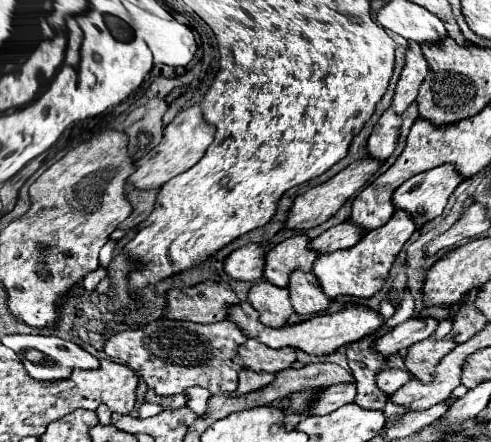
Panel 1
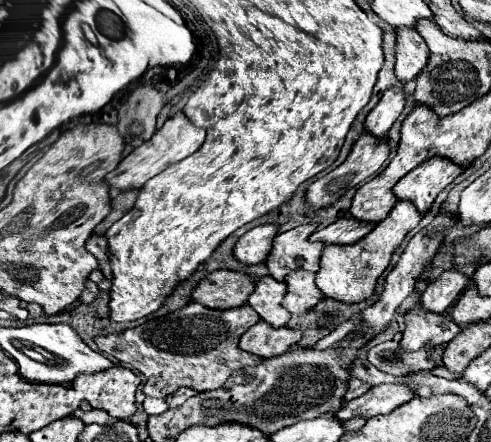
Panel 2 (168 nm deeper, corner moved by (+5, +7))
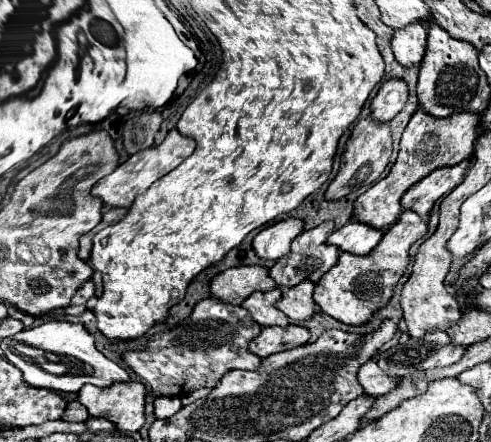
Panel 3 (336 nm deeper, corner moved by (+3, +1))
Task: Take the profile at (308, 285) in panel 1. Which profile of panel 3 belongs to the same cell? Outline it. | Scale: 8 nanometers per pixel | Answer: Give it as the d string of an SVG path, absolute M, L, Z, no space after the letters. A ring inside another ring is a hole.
M304 280L298 286L284 288L282 298L276 302L276 306L290 320L304 322L304 320L310 320L318 312L318 306L312 300L312 294L314 294L314 284L310 280Z

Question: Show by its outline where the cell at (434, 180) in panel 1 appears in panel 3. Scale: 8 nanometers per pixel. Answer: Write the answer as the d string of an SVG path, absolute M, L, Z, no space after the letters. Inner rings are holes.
M464 160L460 164L448 166L448 168L438 168L432 174L428 174L424 180L416 182L402 198L402 208L414 210L422 218L430 214L432 206L436 204L438 198L446 196L448 192L454 190L456 184L462 182L466 170L470 166L470 160Z

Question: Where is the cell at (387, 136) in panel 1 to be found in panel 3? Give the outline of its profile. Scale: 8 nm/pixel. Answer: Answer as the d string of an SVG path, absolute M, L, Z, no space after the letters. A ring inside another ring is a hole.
M390 78L382 82L376 98L370 104L372 118L376 122L390 122L406 104L408 100L408 86L400 78Z

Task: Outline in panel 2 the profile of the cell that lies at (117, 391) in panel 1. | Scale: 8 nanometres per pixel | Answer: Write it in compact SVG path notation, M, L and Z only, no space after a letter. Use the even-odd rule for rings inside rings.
M112 366L108 372L76 376L72 388L92 404L92 408L106 410L114 418L128 418L136 412L134 392L140 378L124 366Z

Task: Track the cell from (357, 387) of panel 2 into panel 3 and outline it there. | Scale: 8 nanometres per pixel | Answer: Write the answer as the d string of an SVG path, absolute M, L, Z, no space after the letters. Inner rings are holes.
M374 360L366 362L360 368L358 380L362 382L364 392L370 394L370 396L382 396L382 394L390 392L394 386L398 386L398 382L400 382L398 376L390 376L386 372L382 372Z

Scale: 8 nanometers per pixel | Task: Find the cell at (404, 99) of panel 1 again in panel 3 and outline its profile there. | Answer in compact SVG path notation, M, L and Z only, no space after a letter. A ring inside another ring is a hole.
M414 22L402 30L394 30L392 50L402 66L418 66L426 50L426 28L424 22Z

